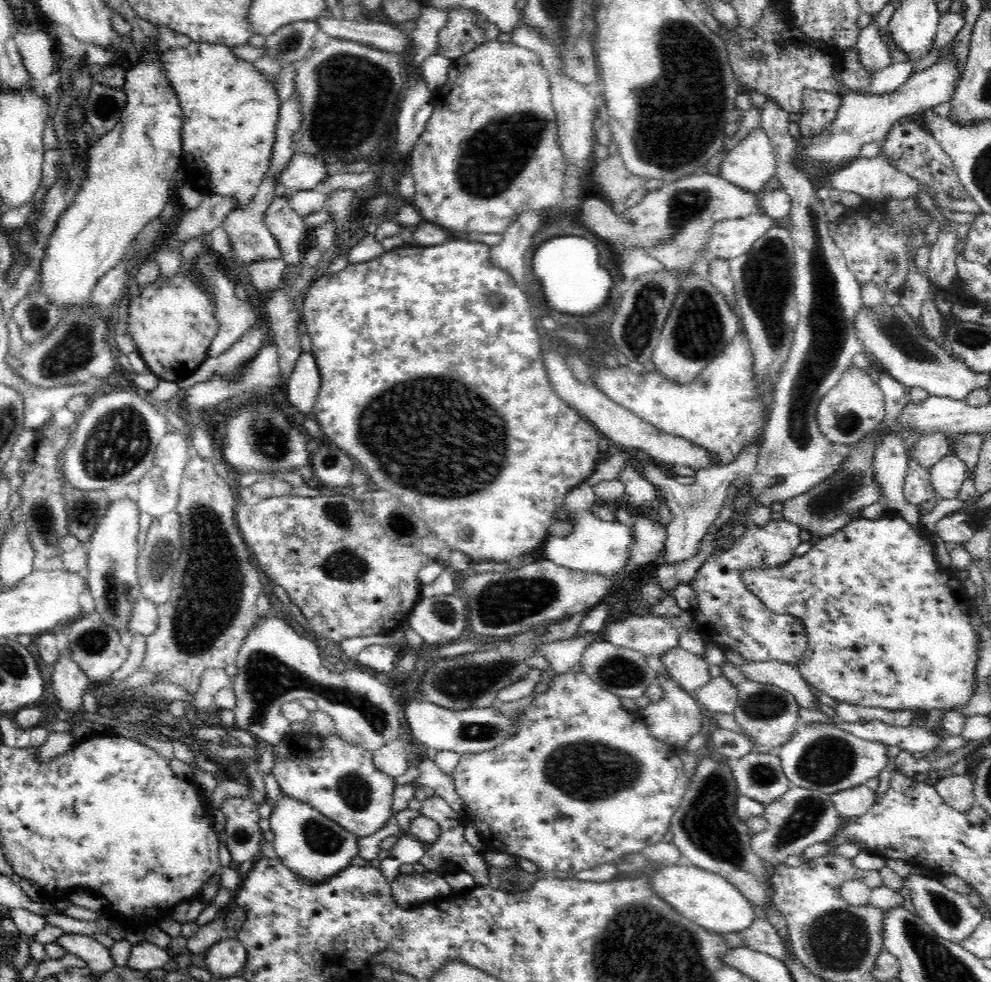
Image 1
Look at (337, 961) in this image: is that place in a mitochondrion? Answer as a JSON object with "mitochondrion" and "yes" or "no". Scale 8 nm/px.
{"mitochondrion":"no"}

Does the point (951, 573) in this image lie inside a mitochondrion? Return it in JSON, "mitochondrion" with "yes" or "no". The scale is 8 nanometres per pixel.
{"mitochondrion":"no"}

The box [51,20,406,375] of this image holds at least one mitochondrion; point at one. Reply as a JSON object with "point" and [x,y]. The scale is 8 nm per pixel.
{"point":[345,84]}

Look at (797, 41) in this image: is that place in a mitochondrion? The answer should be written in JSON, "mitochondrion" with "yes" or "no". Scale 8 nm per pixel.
{"mitochondrion":"no"}

